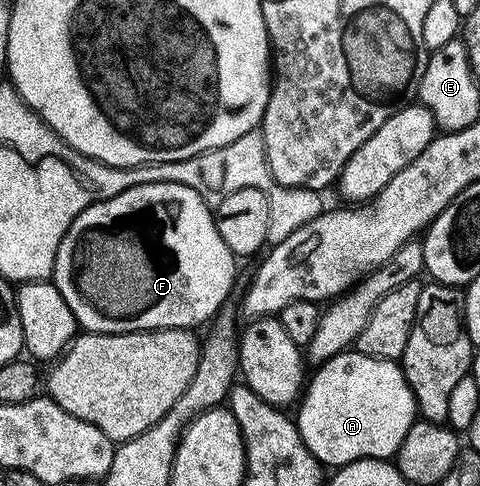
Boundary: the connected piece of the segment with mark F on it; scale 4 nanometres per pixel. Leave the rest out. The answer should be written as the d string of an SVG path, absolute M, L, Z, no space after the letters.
M153 182L133 186L108 200L98 200L74 220L65 238L61 238L59 243L59 249L55 255L53 283L57 286L57 290L61 290L61 298L69 302L69 310L73 310L75 323L80 329L89 332L144 332L158 328L191 330L196 327L194 324L203 324L207 319L210 321L226 305L223 303L226 302L227 295L235 284L235 263L237 263L236 255L231 252L229 246L225 244L225 239L218 233L214 211L203 201L201 194L197 194L197 190L189 186L181 186L177 182Z

